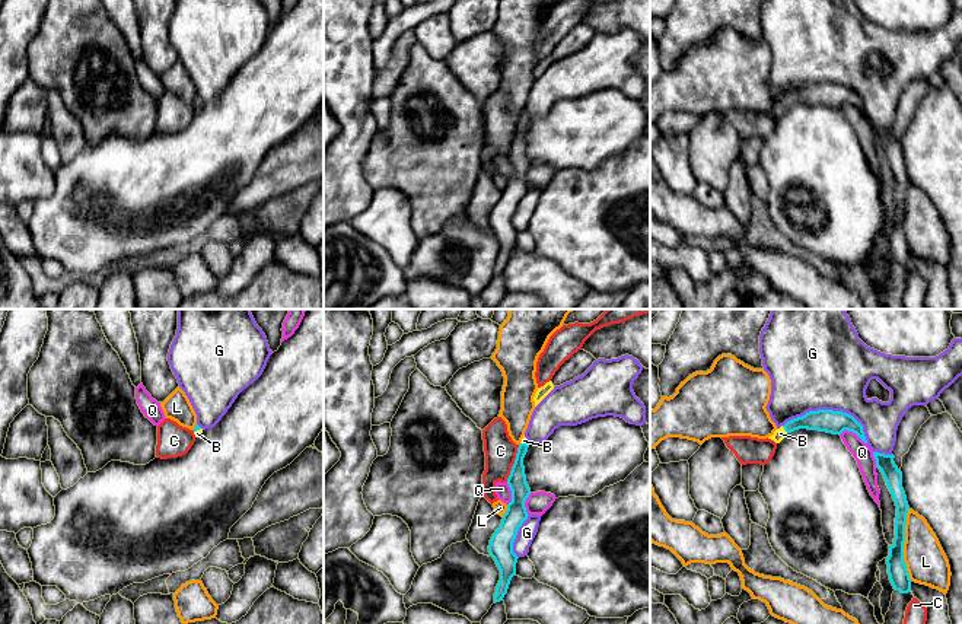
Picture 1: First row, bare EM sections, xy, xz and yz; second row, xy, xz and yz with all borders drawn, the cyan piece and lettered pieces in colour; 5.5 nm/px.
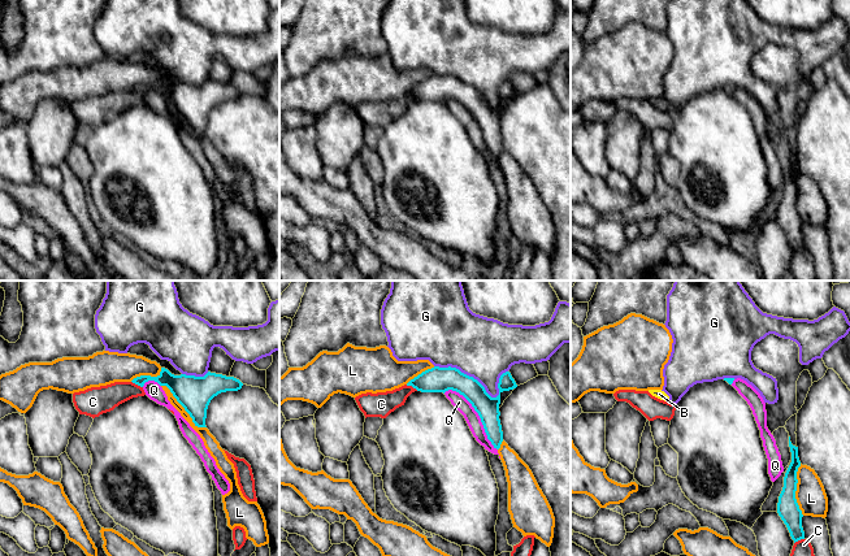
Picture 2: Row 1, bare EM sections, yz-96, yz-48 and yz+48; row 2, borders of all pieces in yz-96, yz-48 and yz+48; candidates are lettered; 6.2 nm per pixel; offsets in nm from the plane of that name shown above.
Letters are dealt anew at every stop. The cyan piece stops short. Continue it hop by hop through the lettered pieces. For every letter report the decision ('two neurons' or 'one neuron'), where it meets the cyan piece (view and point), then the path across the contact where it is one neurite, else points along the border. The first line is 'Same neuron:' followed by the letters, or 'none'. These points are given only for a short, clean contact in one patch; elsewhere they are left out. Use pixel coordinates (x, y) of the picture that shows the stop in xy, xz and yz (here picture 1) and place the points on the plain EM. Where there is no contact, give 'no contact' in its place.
Same neuron: B
B: one neuron | yz (784, 102) | across yz (824, 94), (800, 95), (784, 102), (780, 107)
C: two neurons | xz (513, 137)
G: two neurons | yz (831, 83)
L: two neurons | yz (902, 217)
Q: two neurons | yz (853, 105)

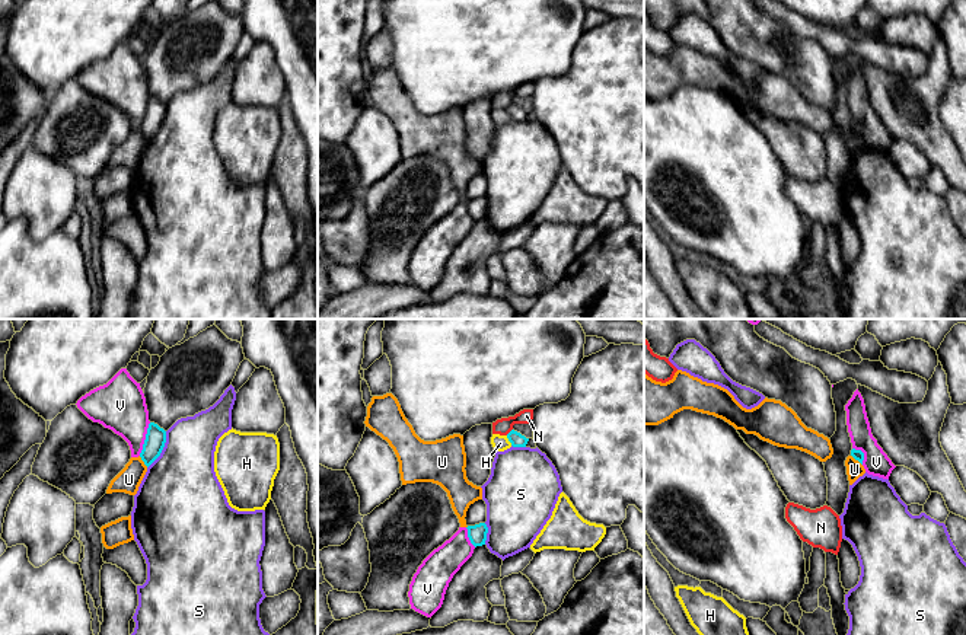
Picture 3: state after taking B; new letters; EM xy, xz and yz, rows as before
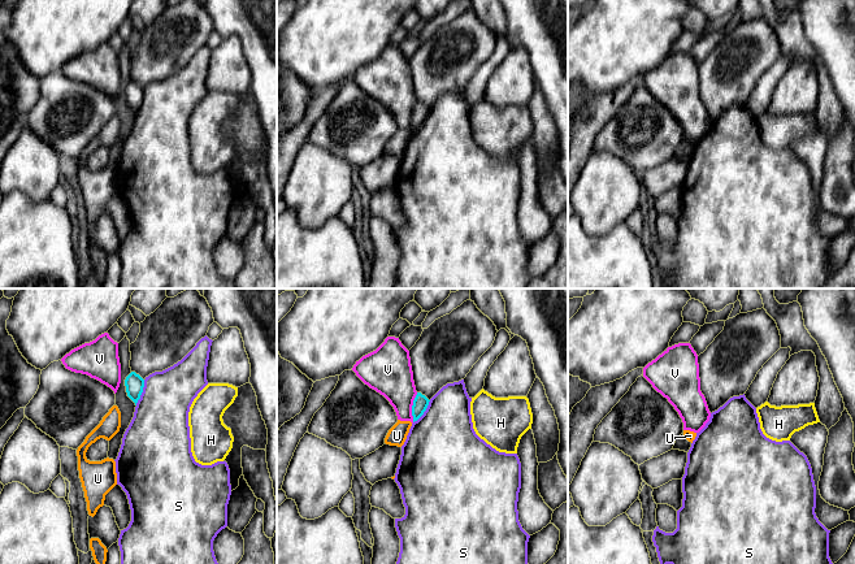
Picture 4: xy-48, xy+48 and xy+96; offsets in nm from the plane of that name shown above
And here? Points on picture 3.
Same neuron: none
H: two neurons | xz (509, 114)
N: two neurons | xz (510, 105)
S: two neurons | xy (162, 123)
U: two neurons | xy (143, 134)
V: two neurons | xy (146, 112)

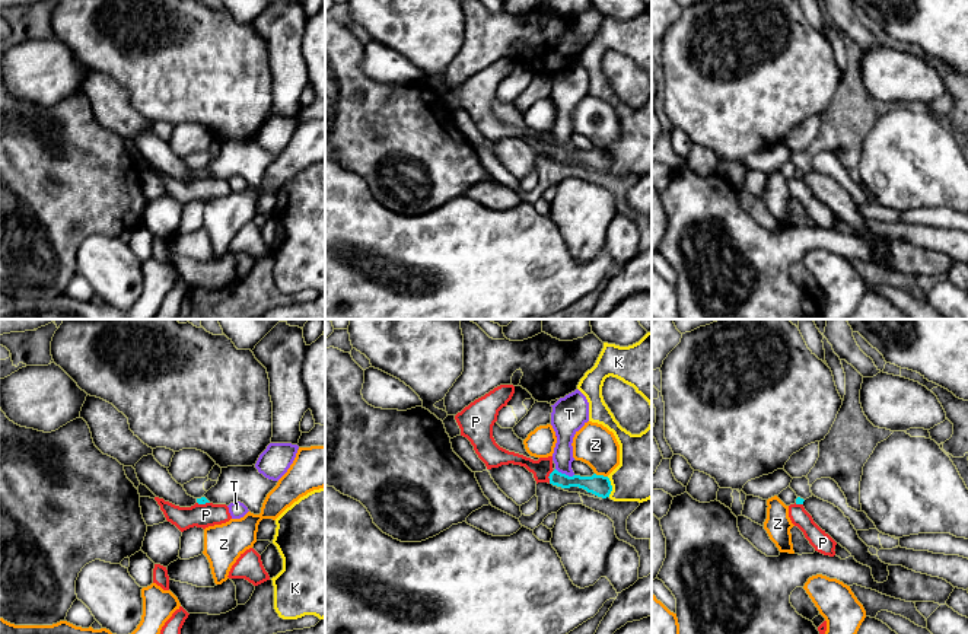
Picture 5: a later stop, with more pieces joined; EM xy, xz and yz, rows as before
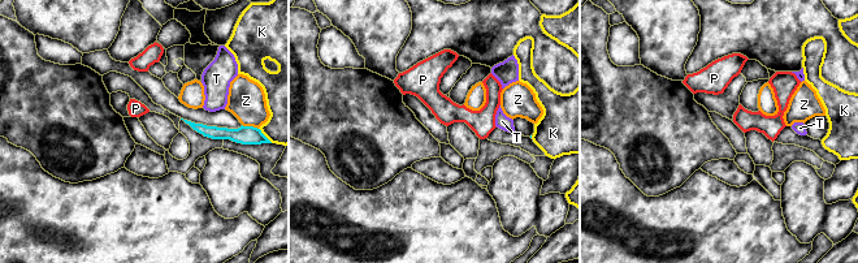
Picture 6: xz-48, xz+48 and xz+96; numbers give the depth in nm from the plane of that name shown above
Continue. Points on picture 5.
Same neuron: none
K: two neurons | xz (611, 161)
P: two neurons | xz (548, 150)
T: two neurons | xz (564, 147)
Z: two neurons | xz (601, 149)

